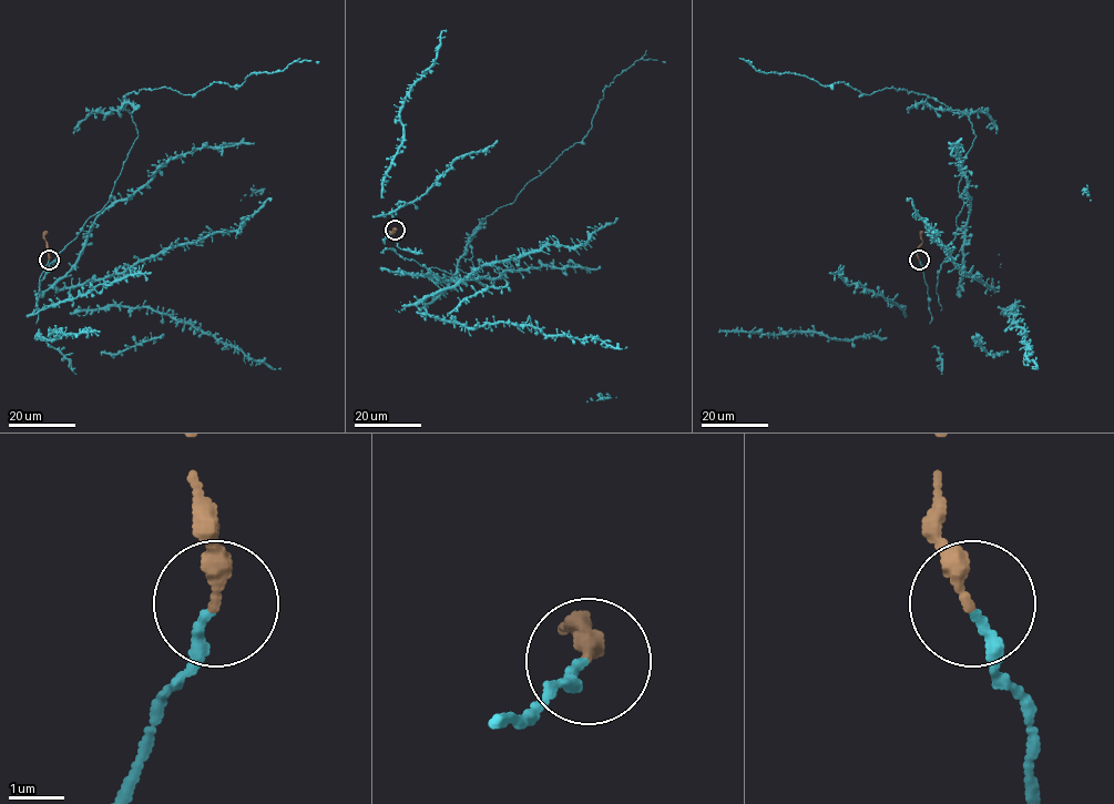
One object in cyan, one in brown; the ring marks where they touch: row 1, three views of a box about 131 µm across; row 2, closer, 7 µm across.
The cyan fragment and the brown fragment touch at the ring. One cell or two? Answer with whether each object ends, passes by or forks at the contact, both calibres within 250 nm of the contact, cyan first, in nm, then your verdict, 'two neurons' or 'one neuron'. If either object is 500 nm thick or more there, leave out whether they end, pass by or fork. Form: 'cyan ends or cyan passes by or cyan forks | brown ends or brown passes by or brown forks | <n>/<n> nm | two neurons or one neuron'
cyan ends | brown ends | 190/300 nm | one neuron

